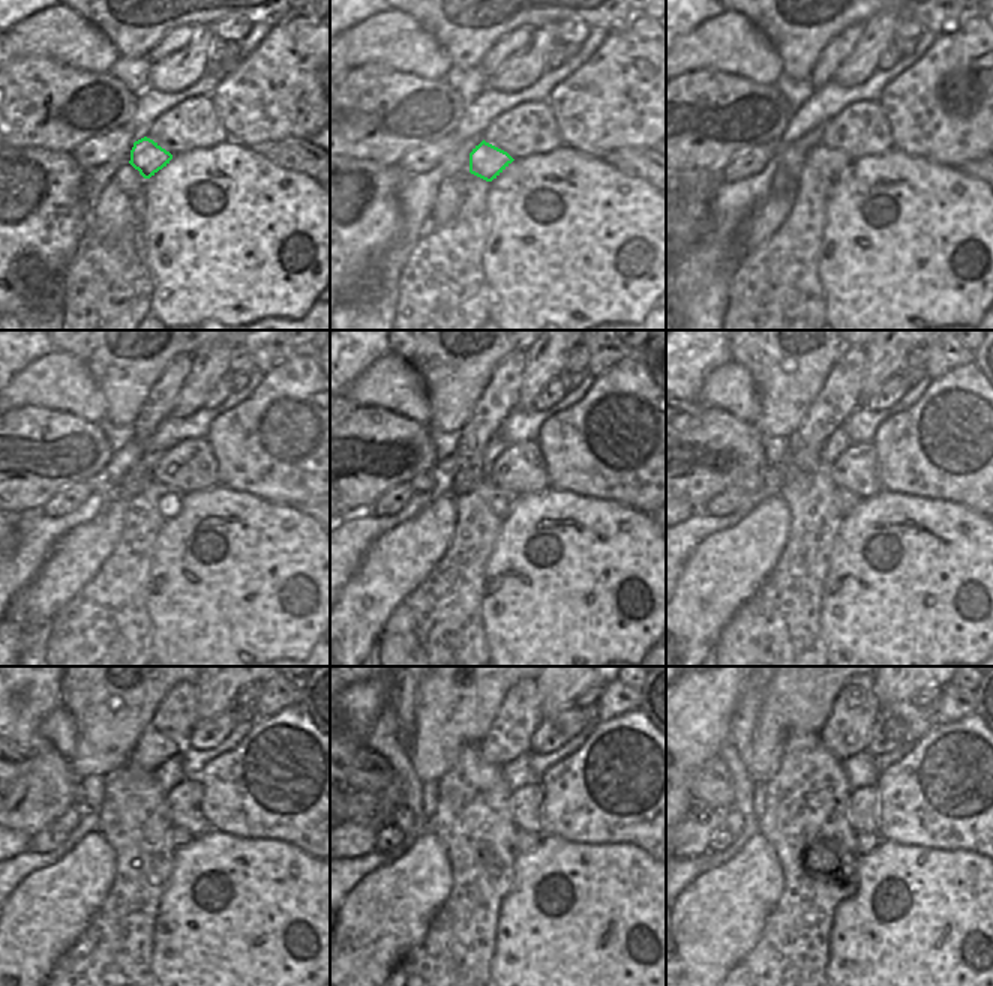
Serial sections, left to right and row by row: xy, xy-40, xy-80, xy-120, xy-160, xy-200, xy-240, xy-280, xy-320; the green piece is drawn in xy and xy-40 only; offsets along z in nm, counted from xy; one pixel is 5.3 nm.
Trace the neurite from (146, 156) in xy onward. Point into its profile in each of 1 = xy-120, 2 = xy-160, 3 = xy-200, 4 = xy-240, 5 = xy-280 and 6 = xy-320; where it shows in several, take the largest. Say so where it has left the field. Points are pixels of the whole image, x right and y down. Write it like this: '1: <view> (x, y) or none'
1: xy-120 (165, 499)
2: xy-160 (504, 500)
3: xy-200 (849, 500)
4: xy-240 (180, 838)
5: xy-280 (524, 842)
6: xy-320 (866, 842)

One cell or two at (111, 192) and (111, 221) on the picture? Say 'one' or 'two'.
one

